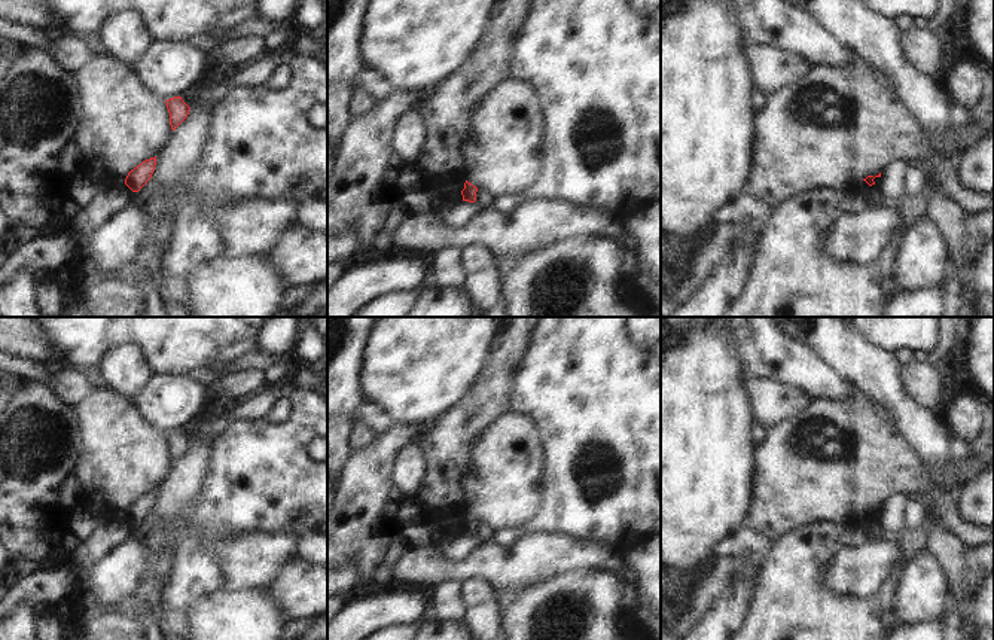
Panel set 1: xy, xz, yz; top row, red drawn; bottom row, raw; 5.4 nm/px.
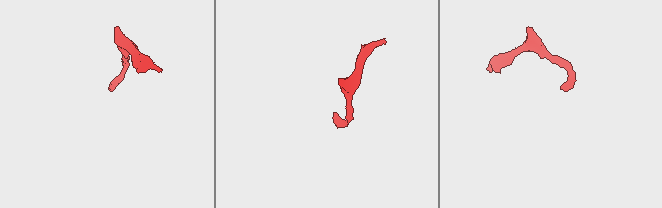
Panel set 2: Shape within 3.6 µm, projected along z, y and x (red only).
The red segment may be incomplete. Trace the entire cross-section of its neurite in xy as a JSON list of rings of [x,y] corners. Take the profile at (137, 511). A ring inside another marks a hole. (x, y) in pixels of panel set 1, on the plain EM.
[[[156,490],[143,494],[134,503],[131,503],[125,512],[125,518],[132,524],[138,525],[152,511],[156,499]]]

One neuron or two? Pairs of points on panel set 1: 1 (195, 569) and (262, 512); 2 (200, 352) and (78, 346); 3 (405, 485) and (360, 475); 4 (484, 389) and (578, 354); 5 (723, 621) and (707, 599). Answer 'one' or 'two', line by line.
1: one
2: one
3: two
4: two
5: two

